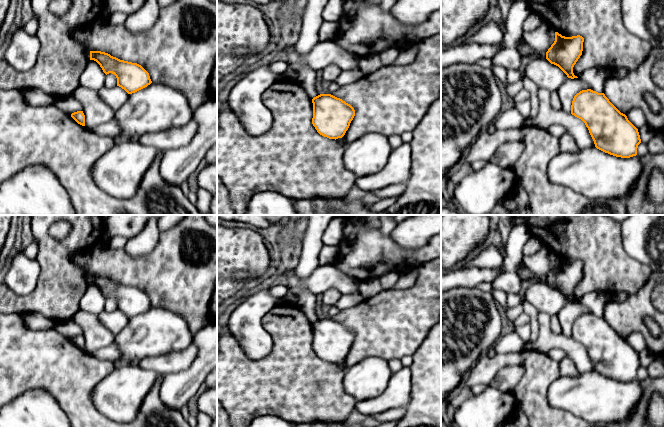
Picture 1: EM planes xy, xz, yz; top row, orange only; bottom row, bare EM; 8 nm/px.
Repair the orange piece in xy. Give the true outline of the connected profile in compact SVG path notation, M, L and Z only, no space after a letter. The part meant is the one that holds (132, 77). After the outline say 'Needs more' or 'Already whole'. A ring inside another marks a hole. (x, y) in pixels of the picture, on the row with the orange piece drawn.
M90 51L90 60L96 61L106 75L114 74L117 86L128 94L135 93L152 83L149 73L137 63L120 60L101 51Z. Already whole

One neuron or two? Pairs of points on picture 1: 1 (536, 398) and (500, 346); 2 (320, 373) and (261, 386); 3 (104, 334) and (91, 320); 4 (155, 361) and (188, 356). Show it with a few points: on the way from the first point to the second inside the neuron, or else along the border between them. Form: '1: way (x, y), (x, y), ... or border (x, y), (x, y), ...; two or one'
1: border (521, 349), (515, 352), (496, 354); two
2: way (305, 379), (276, 384); one
3: way (101, 331), (93, 323); one
4: way (163, 361), (180, 360); one

